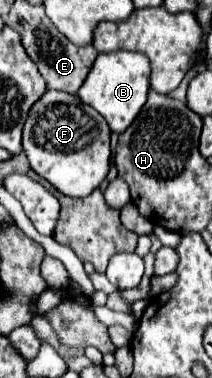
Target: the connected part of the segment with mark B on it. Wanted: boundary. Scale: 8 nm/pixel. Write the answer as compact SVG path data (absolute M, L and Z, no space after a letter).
M116 50L100 54L84 80L78 96L82 102L92 106L96 112L104 116L104 120L110 124L112 132L124 132L132 120L138 116L140 108L146 102L150 90L150 62L148 56L142 52L128 52L128 50Z

